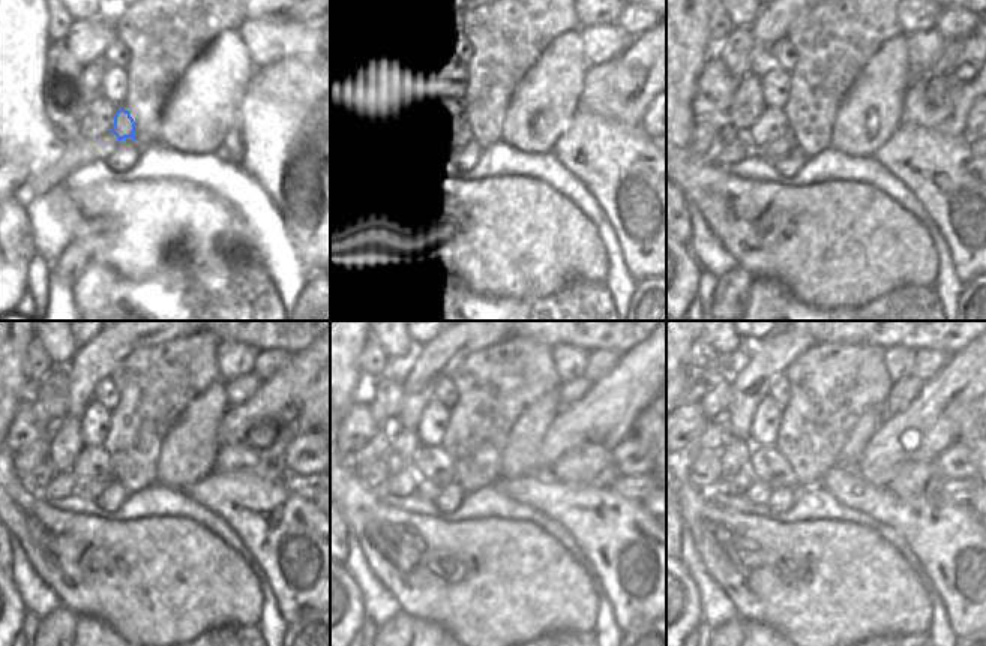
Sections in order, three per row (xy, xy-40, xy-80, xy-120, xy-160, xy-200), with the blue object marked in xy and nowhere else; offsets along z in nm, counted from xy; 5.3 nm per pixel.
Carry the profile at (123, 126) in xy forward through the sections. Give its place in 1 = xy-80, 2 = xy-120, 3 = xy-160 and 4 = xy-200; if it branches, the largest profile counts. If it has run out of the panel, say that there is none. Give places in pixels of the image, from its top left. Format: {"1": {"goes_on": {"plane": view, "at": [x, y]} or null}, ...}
{"1": {"goes_on": {"plane": "xy-80", "at": [772, 150]}}, "2": {"goes_on": {"plane": "xy-120", "at": [90, 489]}}, "3": {"goes_on": {"plane": "xy-160", "at": [425, 489]}}, "4": {"goes_on": {"plane": "xy-200", "at": [758, 492]}}}

